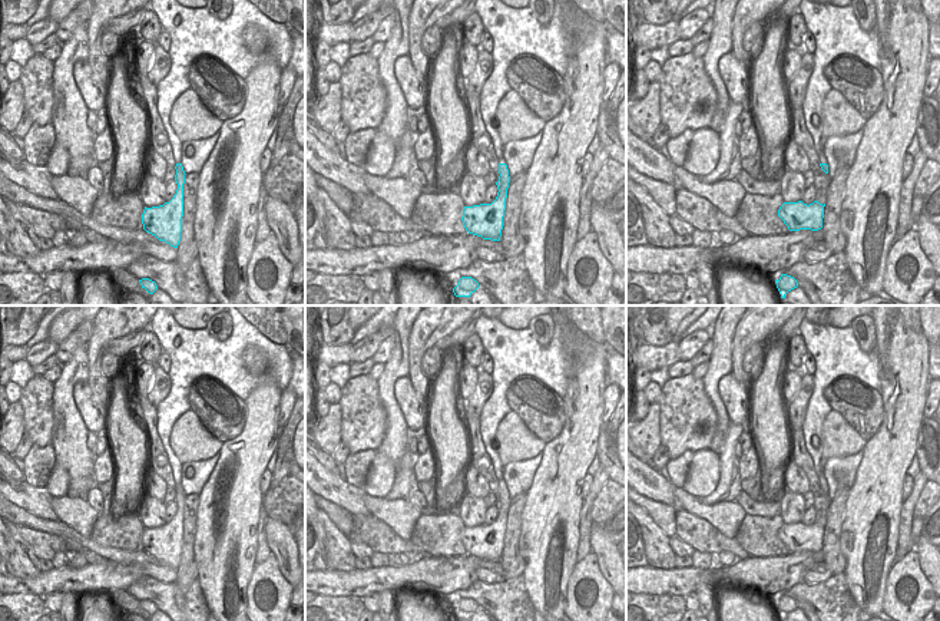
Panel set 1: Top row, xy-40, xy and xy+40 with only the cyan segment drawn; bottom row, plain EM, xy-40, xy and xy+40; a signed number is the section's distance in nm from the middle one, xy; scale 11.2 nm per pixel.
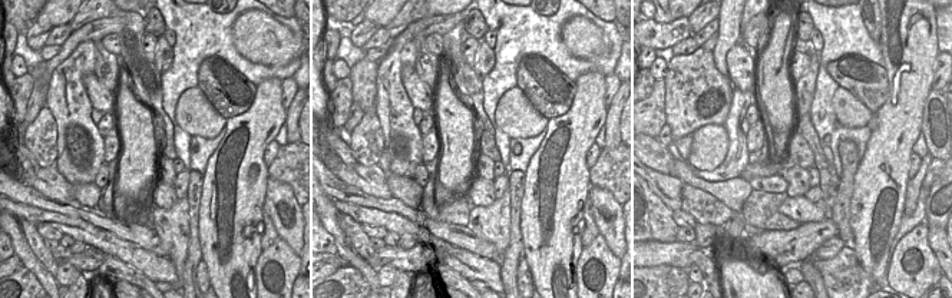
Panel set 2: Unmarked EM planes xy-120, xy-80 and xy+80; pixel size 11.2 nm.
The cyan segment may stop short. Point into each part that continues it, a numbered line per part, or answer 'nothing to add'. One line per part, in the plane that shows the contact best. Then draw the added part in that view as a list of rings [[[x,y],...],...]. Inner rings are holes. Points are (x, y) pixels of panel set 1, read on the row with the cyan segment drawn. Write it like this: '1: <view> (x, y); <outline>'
nothing to add

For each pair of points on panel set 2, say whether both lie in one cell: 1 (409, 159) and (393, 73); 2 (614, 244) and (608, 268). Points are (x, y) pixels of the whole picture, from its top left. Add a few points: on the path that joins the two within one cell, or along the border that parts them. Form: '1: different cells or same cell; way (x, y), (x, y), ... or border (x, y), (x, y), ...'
1: same cell; way (402, 138), (393, 109), (393, 95)
2: different cells; border (600, 232), (607, 247), (617, 257)

